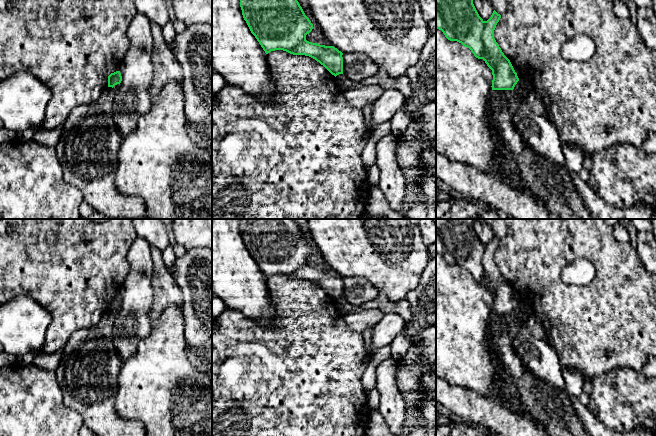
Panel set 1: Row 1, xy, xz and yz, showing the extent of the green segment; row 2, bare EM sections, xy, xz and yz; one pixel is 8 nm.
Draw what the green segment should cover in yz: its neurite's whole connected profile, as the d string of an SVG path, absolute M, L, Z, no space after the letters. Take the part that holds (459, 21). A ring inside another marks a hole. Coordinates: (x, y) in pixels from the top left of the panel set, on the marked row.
M436 0L436 29L441 30L448 40L461 43L464 47L469 48L476 58L485 61L487 66L492 70L492 90L513 90L519 78L510 60L504 55L494 38L494 30L500 18L501 15L494 10L491 17L487 21L484 21L479 16L473 0Z

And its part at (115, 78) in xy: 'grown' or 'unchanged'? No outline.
unchanged

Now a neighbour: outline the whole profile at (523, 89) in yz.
M520 80L517 82L513 90L515 90L517 94L523 99L527 99L529 93L532 91L530 85Z

